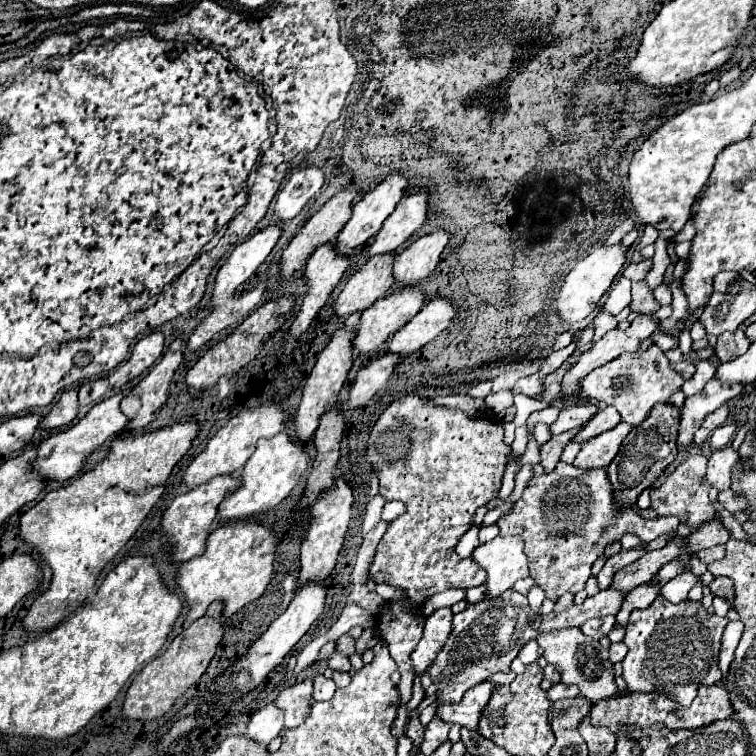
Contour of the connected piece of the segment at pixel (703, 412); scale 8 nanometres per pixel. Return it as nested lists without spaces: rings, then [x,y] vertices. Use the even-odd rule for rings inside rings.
[[[712,378],[704,390],[692,398],[686,400],[682,418],[680,418],[680,430],[678,430],[678,444],[688,446],[694,438],[694,432],[702,426],[704,418],[718,410],[722,404],[732,400],[744,390],[744,384],[722,384],[718,378]]]

